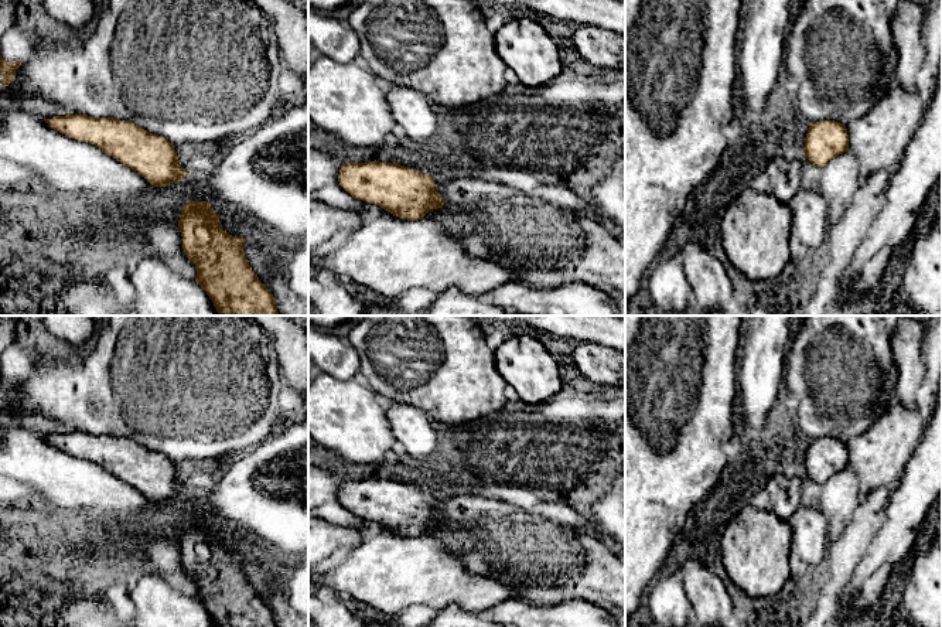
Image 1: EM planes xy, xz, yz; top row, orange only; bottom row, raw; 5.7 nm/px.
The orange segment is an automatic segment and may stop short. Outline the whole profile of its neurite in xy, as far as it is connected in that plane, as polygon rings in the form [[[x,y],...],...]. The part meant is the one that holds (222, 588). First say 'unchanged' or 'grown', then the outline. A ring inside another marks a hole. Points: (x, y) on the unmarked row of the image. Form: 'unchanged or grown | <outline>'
unchanged | [[[188,518],[178,545],[182,566],[197,585],[195,599],[216,627],[277,627],[273,611],[245,573],[246,556],[223,548],[219,531],[207,518]]]

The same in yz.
unchanged | [[[835,437],[809,440],[803,473],[816,484],[849,467],[849,451],[844,442]]]

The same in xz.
unchanged | [[[345,480],[339,502],[354,515],[379,522],[400,536],[421,536],[447,518],[436,508],[434,494],[397,480]]]

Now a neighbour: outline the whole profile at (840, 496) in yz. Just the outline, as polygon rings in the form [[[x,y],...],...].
[[[850,467],[829,477],[827,481],[822,484],[818,508],[829,522],[830,543],[836,542],[843,534],[859,504],[859,478]]]

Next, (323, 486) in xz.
[[[308,464],[308,518],[321,518],[334,525],[365,527],[366,519],[354,515],[338,498],[345,478]]]

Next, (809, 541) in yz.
[[[801,504],[788,519],[792,531],[791,552],[816,572],[823,569],[829,549],[829,522],[818,507]]]

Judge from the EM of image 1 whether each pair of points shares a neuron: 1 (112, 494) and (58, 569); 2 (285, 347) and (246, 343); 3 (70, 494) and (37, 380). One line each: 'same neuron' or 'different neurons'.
1: different neurons
2: different neurons
3: different neurons

